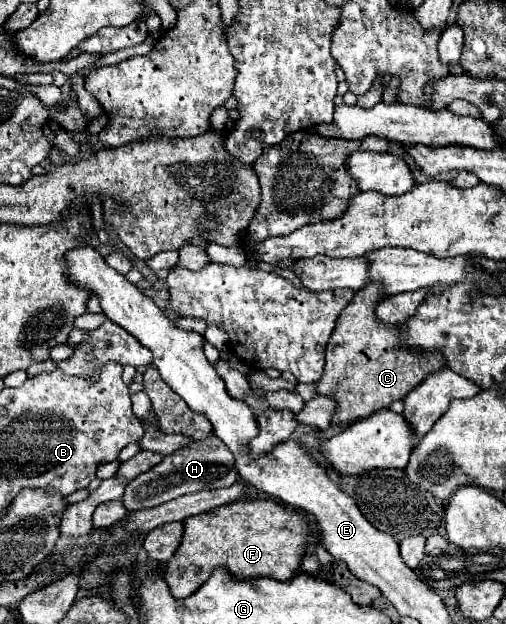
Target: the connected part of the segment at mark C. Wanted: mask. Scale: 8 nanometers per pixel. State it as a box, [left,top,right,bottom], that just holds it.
[316,282,444,426]

